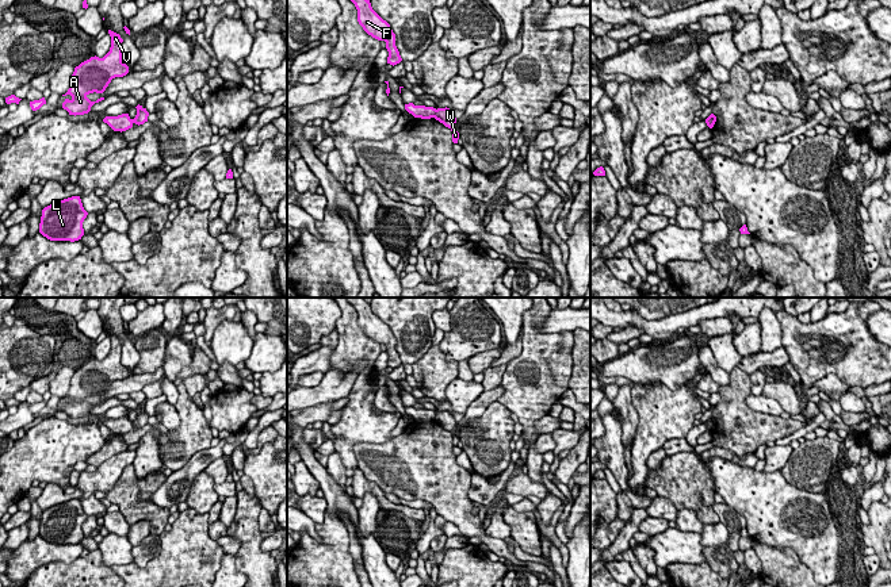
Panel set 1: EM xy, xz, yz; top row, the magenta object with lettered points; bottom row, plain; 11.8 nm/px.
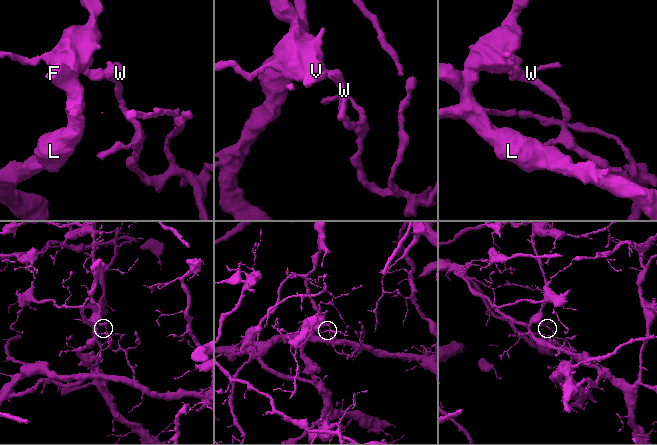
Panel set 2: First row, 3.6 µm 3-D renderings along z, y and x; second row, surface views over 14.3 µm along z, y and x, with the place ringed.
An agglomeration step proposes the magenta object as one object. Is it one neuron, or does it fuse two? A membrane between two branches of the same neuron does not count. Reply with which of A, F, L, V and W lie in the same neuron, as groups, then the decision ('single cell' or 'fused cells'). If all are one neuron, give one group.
groups A F L V / W; fused cells

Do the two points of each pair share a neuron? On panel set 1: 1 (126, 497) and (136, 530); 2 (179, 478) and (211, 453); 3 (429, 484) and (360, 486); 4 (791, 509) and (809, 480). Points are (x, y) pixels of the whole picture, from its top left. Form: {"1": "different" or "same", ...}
{"1": "different", "2": "same", "3": "different", "4": "different"}

